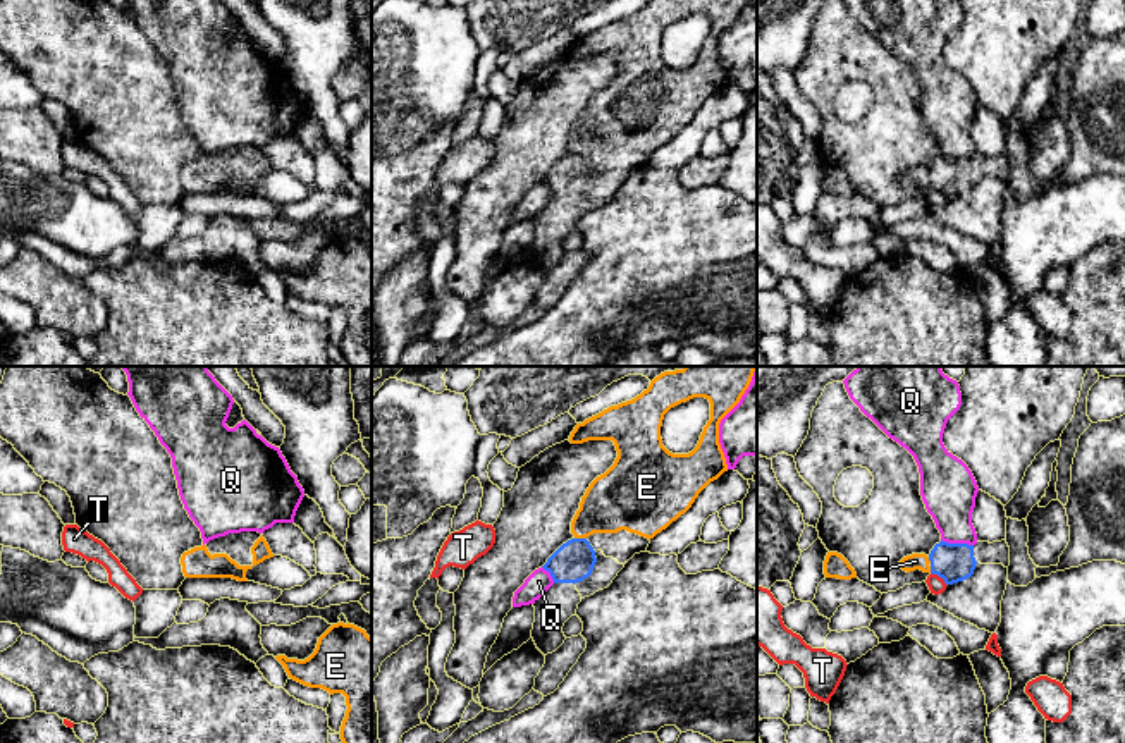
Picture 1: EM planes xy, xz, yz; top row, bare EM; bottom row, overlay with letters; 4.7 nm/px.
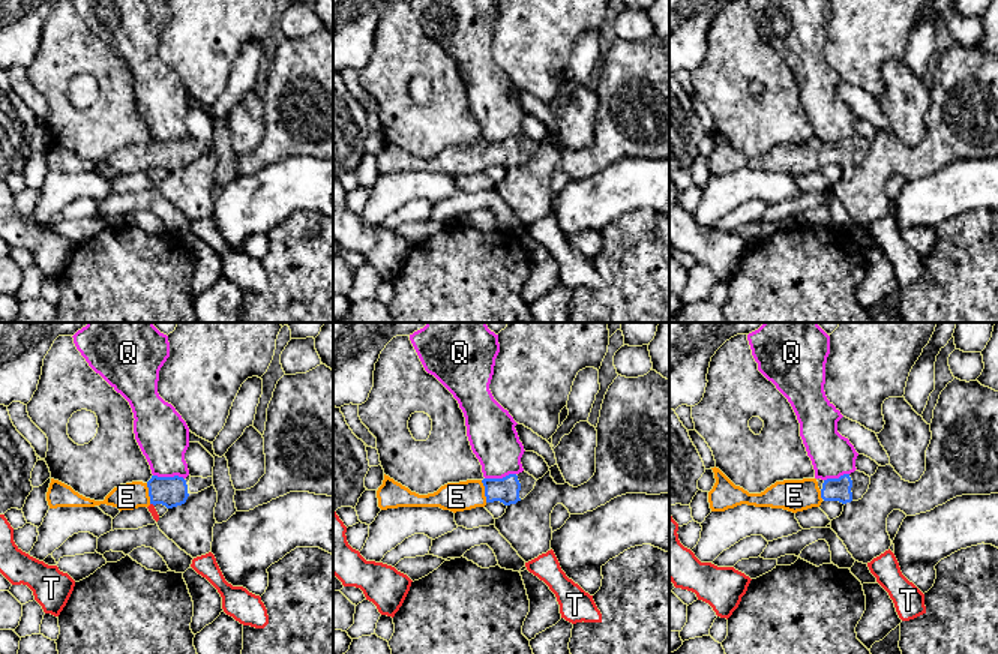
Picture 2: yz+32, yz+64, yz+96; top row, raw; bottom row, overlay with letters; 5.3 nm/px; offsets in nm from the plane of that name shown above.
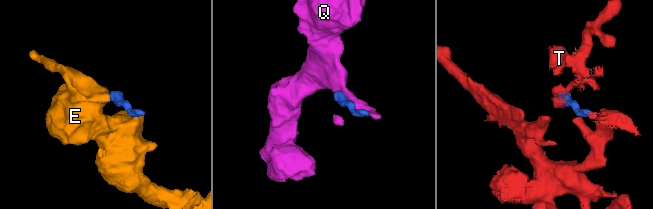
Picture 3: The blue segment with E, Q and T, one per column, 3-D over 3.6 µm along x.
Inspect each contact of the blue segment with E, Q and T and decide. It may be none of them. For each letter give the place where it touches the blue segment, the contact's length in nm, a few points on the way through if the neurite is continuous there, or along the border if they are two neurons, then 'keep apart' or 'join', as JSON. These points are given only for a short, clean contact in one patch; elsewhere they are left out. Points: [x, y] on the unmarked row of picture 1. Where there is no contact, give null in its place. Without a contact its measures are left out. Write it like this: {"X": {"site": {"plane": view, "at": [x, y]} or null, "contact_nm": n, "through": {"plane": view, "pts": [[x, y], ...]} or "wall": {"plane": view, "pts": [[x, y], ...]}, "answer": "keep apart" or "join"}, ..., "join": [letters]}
{"E": {"site": {"plane": "xz", "at": [580, 153]}, "contact_nm": 60, "answer": "join"}, "Q": {"site": {"plane": "yz", "at": [957, 159]}, "contact_nm": 160, "answer": "keep apart"}, "T": {"site": {"plane": "yz", "at": [940, 191]}, "contact_nm": 100, "answer": "keep apart"}, "join": ["E"]}

